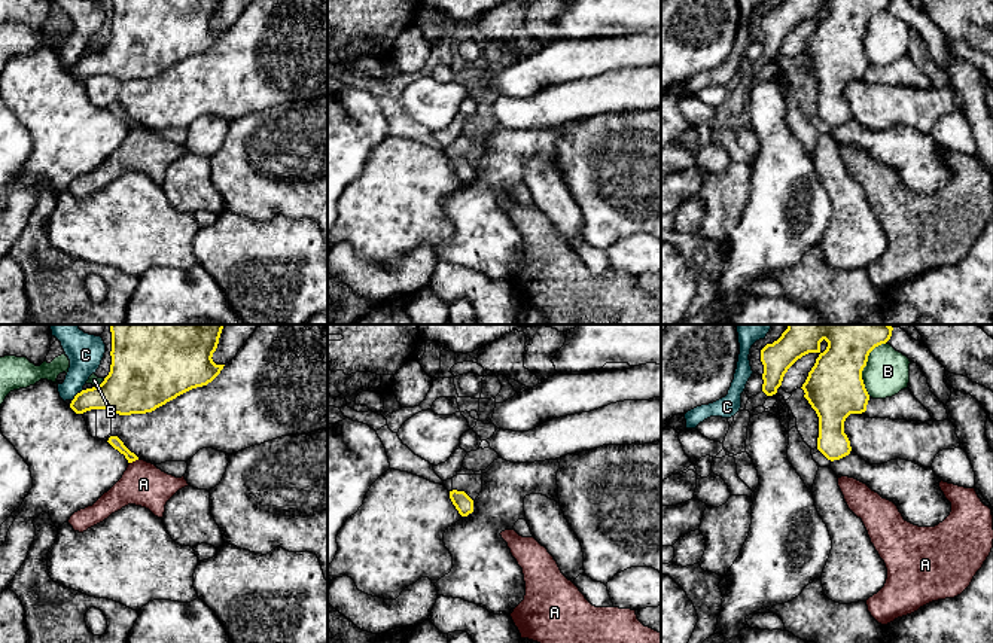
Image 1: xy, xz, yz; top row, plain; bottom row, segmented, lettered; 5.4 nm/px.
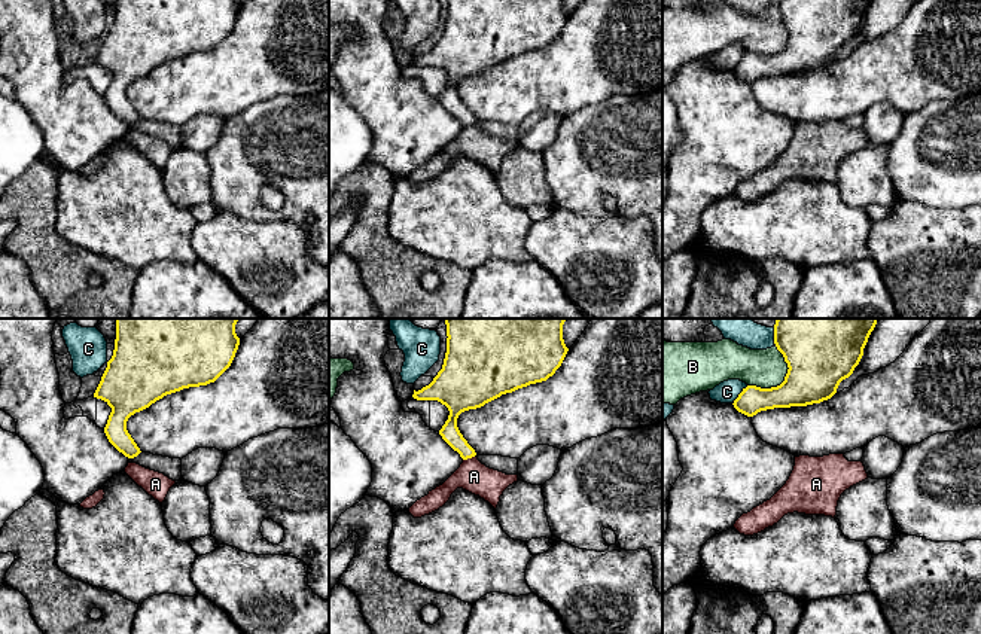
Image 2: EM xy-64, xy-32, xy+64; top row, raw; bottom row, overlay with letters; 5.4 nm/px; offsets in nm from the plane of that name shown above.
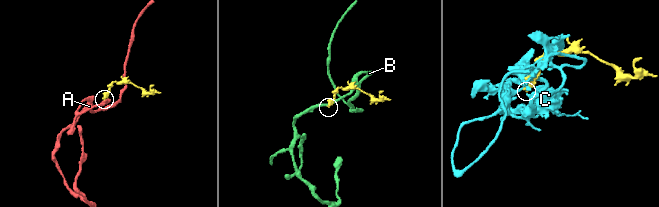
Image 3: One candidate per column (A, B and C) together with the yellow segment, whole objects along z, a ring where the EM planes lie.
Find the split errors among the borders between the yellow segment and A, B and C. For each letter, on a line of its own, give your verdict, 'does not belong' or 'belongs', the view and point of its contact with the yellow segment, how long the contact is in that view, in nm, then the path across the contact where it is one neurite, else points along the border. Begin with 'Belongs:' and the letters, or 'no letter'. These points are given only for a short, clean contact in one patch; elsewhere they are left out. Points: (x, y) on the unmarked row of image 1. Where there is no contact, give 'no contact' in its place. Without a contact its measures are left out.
Belongs: no letter
A: does not belong; meets yellow in xy at (134, 127); contact 60 nm long; border along xy (139, 125), (130, 130)
B: does not belong; meets yellow in yz at (865, 32); contact 320 nm long
C: does not belong; meets yellow in xy at (76, 61); contact 90 nm long

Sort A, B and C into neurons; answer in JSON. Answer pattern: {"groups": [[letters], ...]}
{"groups": [["A"], ["B"], ["C"]]}

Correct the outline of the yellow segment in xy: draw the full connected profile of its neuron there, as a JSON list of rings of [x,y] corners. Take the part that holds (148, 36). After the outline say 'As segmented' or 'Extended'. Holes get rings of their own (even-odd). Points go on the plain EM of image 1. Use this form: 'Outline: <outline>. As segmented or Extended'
Outline: [[[112,0],[110,39],[98,54],[82,57],[70,74],[76,80],[110,76],[119,82],[146,80],[177,63],[211,49],[225,31],[213,28],[220,0]]]. As segmented

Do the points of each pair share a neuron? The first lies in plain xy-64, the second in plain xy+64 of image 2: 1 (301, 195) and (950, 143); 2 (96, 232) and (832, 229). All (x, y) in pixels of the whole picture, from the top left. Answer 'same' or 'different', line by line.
1: same
2: same

